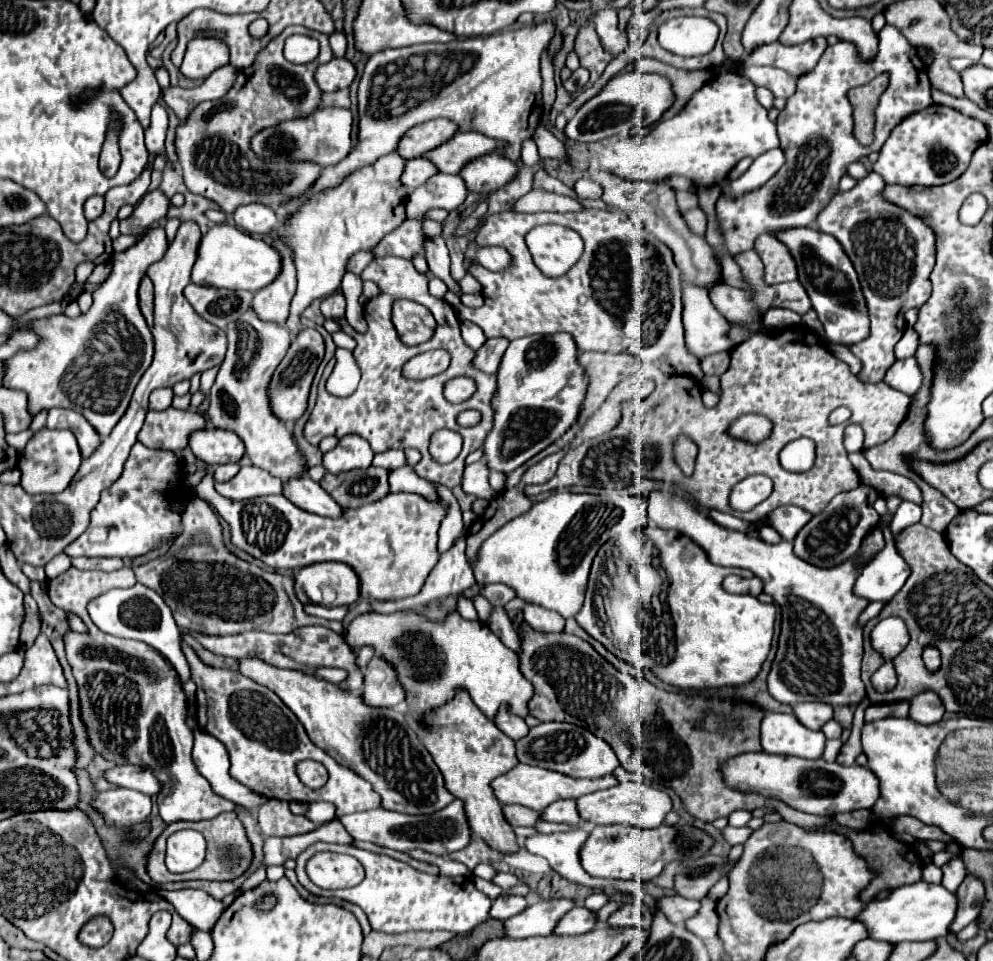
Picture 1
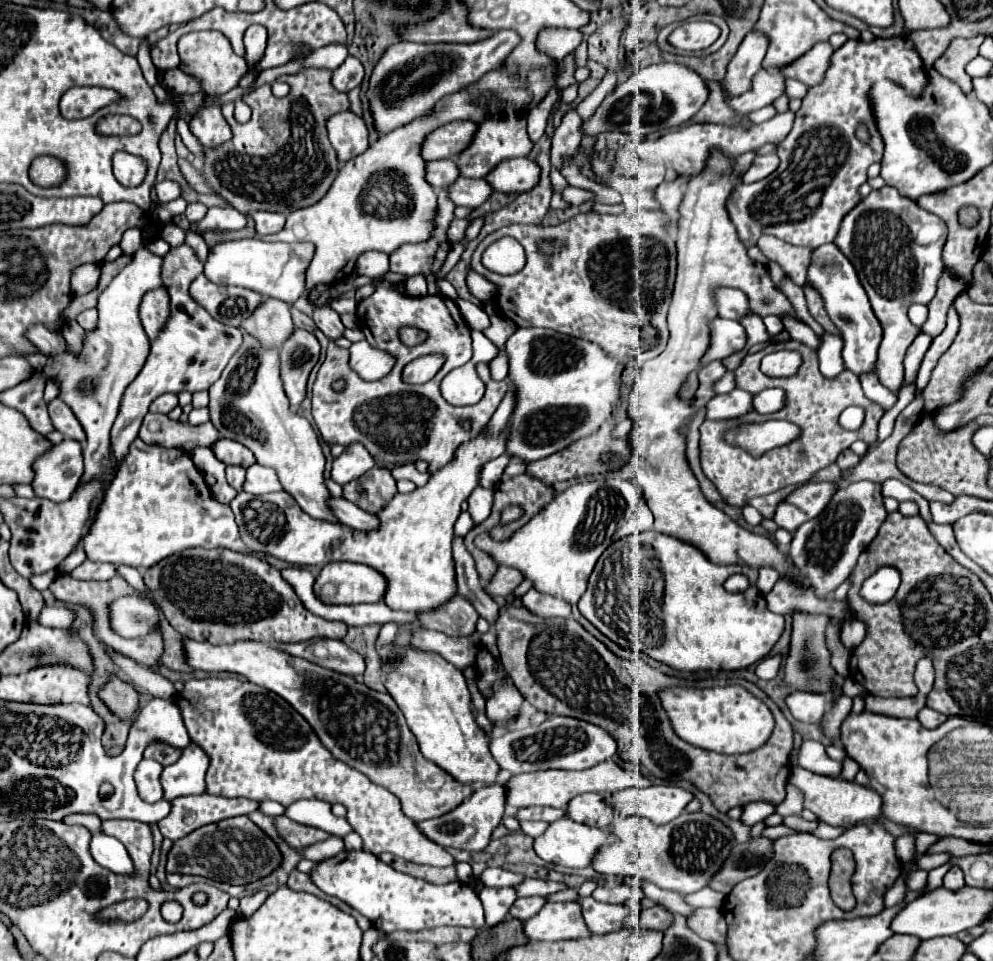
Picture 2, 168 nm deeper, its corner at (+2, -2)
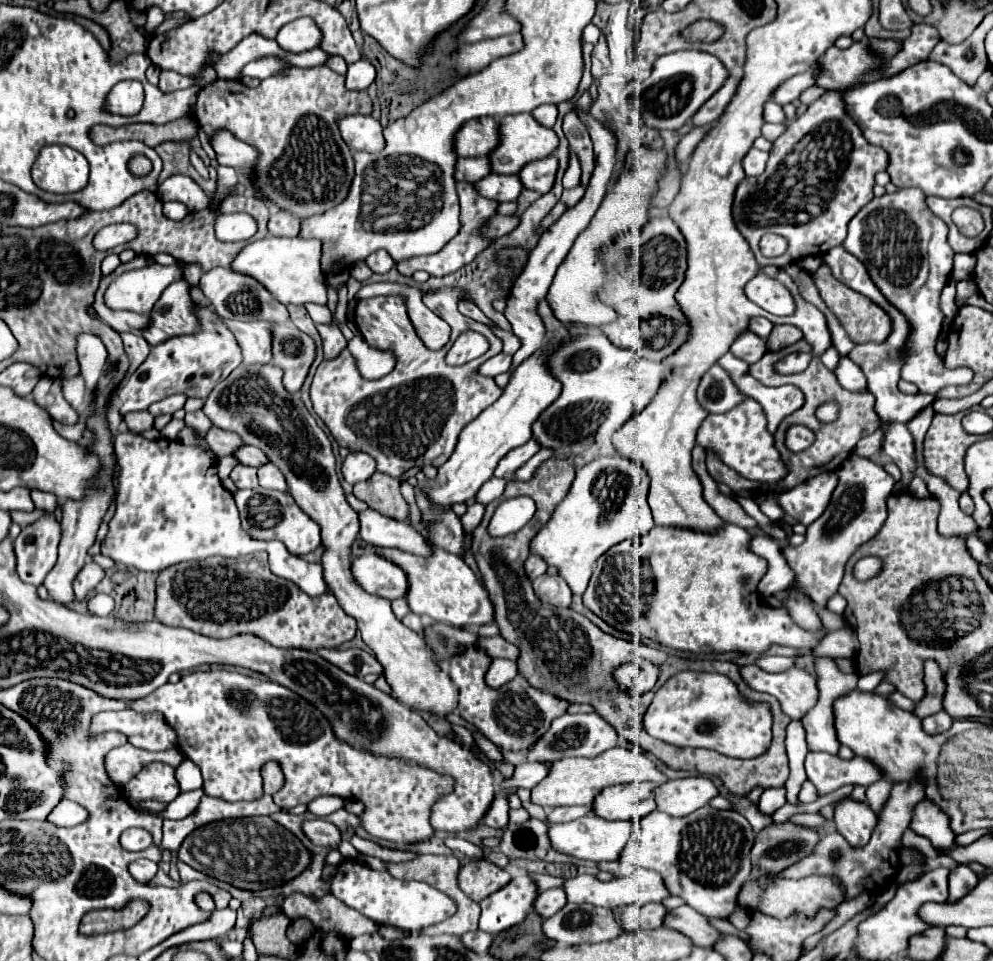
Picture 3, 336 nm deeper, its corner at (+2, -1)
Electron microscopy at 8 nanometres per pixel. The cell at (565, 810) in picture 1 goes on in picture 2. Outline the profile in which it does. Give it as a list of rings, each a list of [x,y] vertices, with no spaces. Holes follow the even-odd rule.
[[[582,794],[572,798],[566,806],[566,818],[582,822],[586,826],[598,826],[602,830],[608,828],[614,816],[616,816],[614,810],[604,806],[602,794]]]

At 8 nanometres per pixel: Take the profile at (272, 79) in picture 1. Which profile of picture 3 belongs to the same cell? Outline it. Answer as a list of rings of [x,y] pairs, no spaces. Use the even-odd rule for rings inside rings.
[[[294,67],[282,75],[264,79],[256,89],[250,89],[240,81],[218,79],[200,89],[194,109],[194,118],[203,127],[208,139],[217,130],[227,129],[236,138],[254,145],[260,151],[258,187],[268,197],[268,201],[272,201],[278,209],[286,209],[298,217],[310,217],[324,213],[346,199],[350,181],[354,179],[354,159],[350,147],[346,147],[338,133],[338,121],[354,113],[370,115],[372,99],[366,91],[346,89],[344,77],[328,67]]]

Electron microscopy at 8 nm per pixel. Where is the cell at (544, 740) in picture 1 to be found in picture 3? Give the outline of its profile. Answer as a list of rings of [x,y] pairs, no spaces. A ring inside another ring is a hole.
[[[566,713],[552,721],[552,727],[548,729],[548,733],[526,755],[528,755],[528,761],[554,763],[564,757],[596,757],[616,745],[618,745],[616,729],[610,723],[606,723],[598,713],[578,713],[578,715]]]

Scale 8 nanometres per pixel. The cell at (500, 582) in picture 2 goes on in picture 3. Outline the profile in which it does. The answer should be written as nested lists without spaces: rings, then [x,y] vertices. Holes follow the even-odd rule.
[[[530,555],[528,557],[528,561],[526,561],[526,573],[530,575],[530,579],[536,579],[536,577],[544,575],[546,569],[548,569],[548,565],[546,565],[546,561],[542,557],[538,557],[538,555]]]

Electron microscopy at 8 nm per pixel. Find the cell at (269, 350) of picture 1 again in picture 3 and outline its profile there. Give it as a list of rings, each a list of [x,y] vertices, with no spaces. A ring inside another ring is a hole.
[[[240,365],[226,381],[214,387],[206,399],[204,413],[216,427],[238,433],[246,445],[260,447],[284,473],[288,491],[294,495],[298,507],[302,507],[304,513],[320,525],[324,547],[320,565],[326,585],[330,585],[330,591],[344,613],[356,619],[364,643],[384,665],[384,677],[390,683],[394,697],[408,707],[428,711],[436,717],[452,713],[458,707],[458,689],[450,677],[438,669],[438,663],[424,639],[396,619],[390,601],[366,593],[360,585],[356,585],[350,573],[352,545],[358,537],[358,513],[348,505],[336,475],[336,459],[330,439],[308,413],[302,399],[294,399],[294,395],[284,389],[282,371],[274,365]]]

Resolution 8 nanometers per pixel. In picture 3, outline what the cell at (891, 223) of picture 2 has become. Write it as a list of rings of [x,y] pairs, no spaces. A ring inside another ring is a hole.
[[[898,189],[892,195],[886,193],[884,197],[874,197],[850,221],[848,237],[844,241],[844,247],[866,265],[870,277],[882,289],[886,299],[908,317],[912,333],[906,345],[908,357],[902,367],[902,379],[916,383],[922,393],[930,395],[936,395],[948,385],[966,385],[972,381],[970,369],[946,369],[934,351],[944,319],[940,293],[952,273],[954,257],[946,235],[948,225],[928,209],[926,195],[920,189]]]

